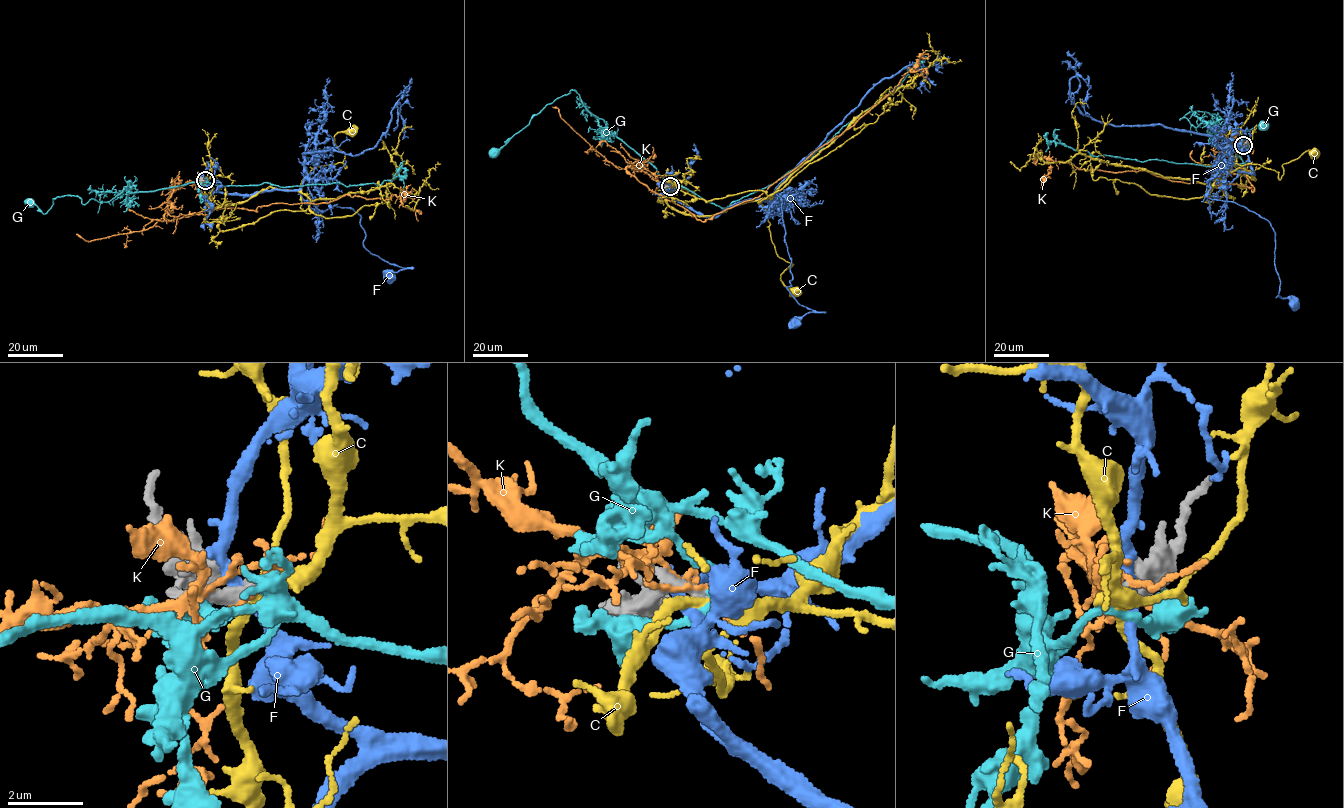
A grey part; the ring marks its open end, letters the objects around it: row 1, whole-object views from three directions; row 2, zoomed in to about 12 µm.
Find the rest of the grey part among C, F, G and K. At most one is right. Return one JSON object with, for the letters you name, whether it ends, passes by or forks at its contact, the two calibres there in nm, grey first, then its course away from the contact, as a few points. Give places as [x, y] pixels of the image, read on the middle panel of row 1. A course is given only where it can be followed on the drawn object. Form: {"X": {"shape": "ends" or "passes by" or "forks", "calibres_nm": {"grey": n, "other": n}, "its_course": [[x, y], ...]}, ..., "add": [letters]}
{"G": {"shape": "passes by", "calibres_nm": {"grey": 240, "other": 200}, "its_course": [[670, 186], [651, 164], [615, 136], [602, 119], [591, 113], [572, 89], [549, 103], [494, 155], [494, 152]]}, "add": ["G"]}

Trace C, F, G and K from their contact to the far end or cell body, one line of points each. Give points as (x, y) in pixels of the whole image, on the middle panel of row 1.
C: (670, 186), (669, 206), (699, 216), (770, 195), (758, 202), (794, 292)
F: (668, 186), (671, 197), (709, 216), (778, 195), (791, 262), (786, 288), (815, 311), (793, 322)
G: (670, 186), (651, 164), (615, 136), (602, 119), (591, 113), (572, 89), (549, 103), (494, 155), (494, 152)
K: (669, 186), (626, 168), (697, 219), (711, 218), (758, 197), (884, 99), (911, 68), (924, 71)

